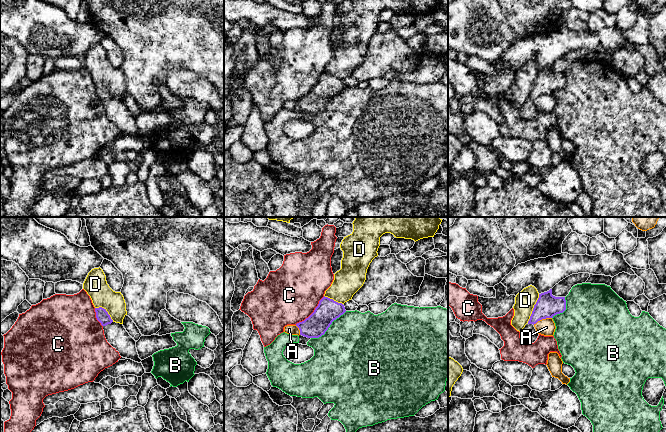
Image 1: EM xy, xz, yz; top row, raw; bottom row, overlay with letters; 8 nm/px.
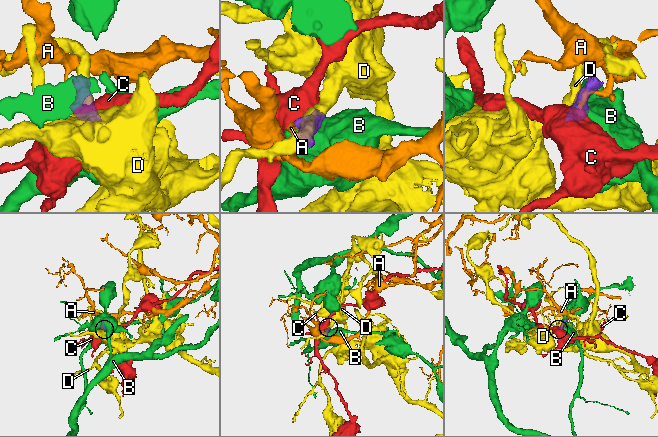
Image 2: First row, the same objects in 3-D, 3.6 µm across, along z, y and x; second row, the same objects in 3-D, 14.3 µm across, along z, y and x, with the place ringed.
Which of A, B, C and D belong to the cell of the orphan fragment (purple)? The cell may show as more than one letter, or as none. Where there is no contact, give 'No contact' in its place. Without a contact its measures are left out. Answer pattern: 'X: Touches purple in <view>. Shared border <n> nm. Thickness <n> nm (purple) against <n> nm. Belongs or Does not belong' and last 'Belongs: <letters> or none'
A: Touches purple in yz. Shared border 160 nm. Thickness 190 nm (purple) against 140 nm. Does not belong
B: Touches purple in xz. Shared border 360 nm. Thickness 190 nm (purple) against 500 nm. Does not belong
C: Touches purple in xz. Shared border 340 nm. Thickness 190 nm (purple) against 460 nm. Does not belong
D: Touches purple in yz. Shared border 260 nm. Thickness 190 nm (purple) against 160 nm. Does not belong
Belongs: none

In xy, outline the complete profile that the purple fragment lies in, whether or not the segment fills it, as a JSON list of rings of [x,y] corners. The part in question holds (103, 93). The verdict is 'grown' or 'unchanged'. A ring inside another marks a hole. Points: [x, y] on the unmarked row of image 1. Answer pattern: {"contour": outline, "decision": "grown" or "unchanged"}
{"contour": [[[95,84],[96,94],[103,102],[107,118],[119,128],[123,134],[131,135],[140,139],[136,117],[129,111],[123,100],[114,98],[106,85]]], "decision": "grown"}

